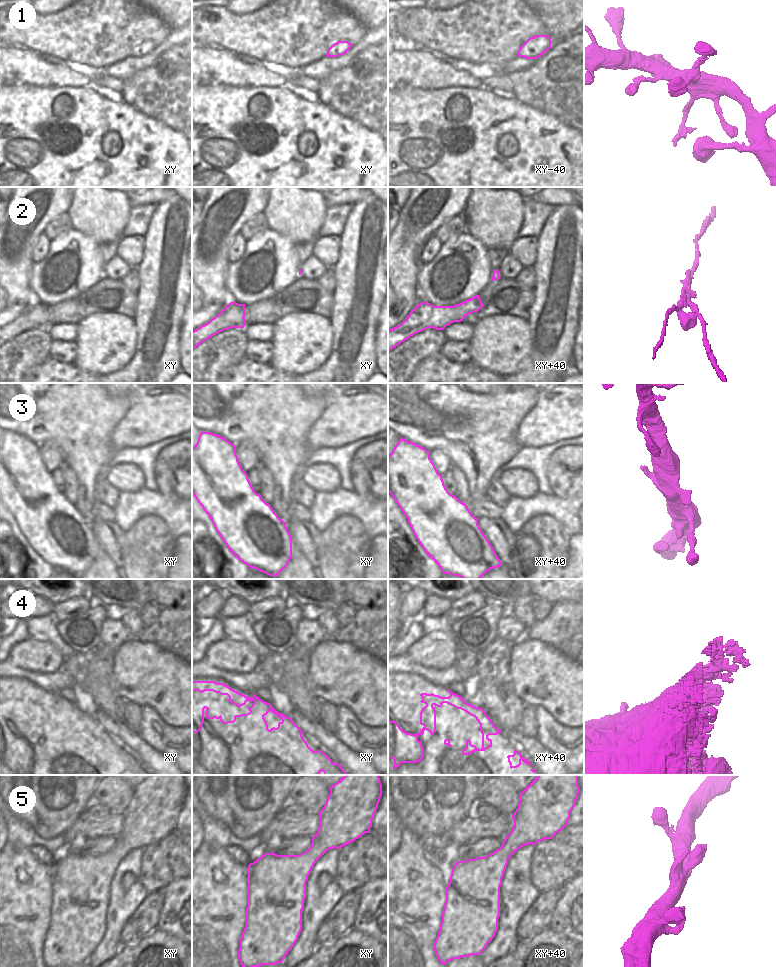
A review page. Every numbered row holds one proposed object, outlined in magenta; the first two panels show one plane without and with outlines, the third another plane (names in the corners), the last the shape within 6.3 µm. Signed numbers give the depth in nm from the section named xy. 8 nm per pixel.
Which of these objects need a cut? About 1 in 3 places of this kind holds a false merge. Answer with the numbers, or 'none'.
2.

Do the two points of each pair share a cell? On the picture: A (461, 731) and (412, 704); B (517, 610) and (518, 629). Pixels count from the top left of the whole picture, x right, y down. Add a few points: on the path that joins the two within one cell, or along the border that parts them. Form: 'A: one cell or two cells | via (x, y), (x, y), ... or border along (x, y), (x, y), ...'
A: one cell | via (449, 731), (439, 731), (424, 716)
B: two cells | border along (508, 612), (513, 614), (526, 628)

